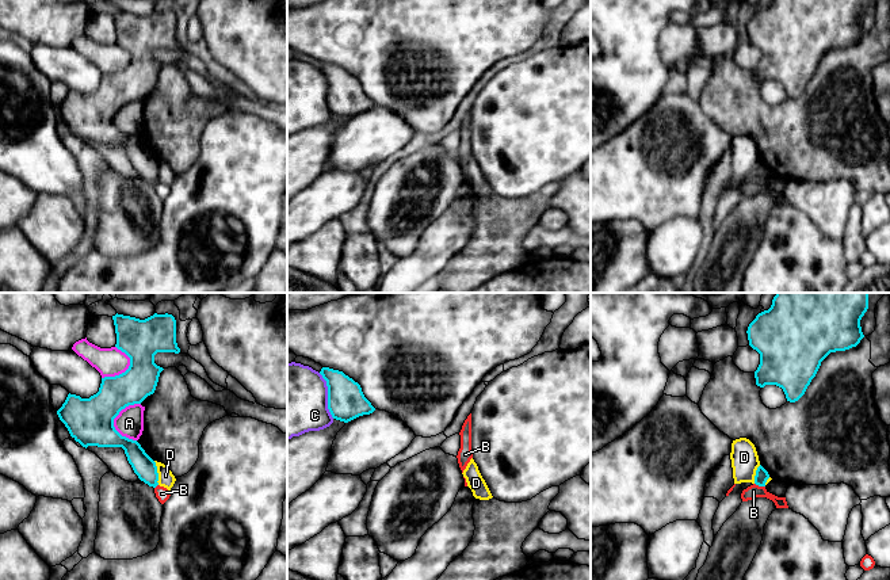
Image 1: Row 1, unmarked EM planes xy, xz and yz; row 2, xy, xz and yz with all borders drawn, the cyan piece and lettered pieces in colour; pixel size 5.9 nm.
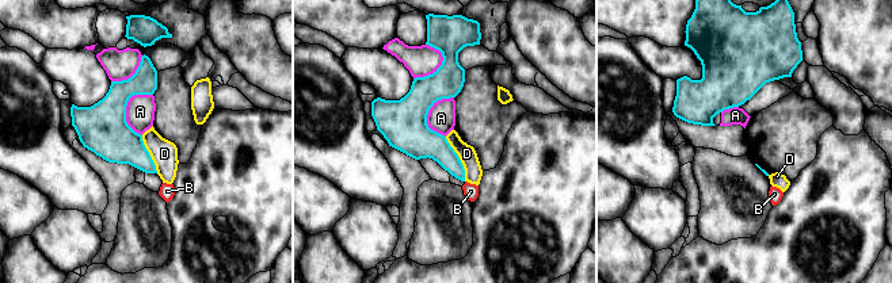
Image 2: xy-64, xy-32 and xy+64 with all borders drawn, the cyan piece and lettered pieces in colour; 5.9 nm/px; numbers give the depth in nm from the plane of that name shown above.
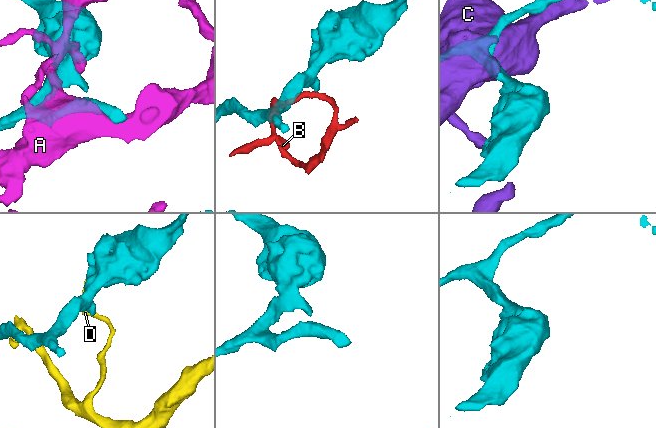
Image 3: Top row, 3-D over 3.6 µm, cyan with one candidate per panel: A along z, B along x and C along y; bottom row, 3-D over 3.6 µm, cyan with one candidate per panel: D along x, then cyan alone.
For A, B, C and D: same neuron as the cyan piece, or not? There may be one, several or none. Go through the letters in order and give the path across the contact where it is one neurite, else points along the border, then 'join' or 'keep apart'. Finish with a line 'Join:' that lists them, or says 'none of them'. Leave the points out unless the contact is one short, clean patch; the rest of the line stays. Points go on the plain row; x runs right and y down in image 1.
A: keep apart
B: along yz (755, 179), (764, 183) | keep apart
C: keep apart
D: keep apart
Join: none of them

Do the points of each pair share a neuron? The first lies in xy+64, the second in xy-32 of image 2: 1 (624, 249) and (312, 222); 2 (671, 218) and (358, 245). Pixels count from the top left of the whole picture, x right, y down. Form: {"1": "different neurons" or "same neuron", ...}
{"1": "different neurons", "2": "same neuron"}

